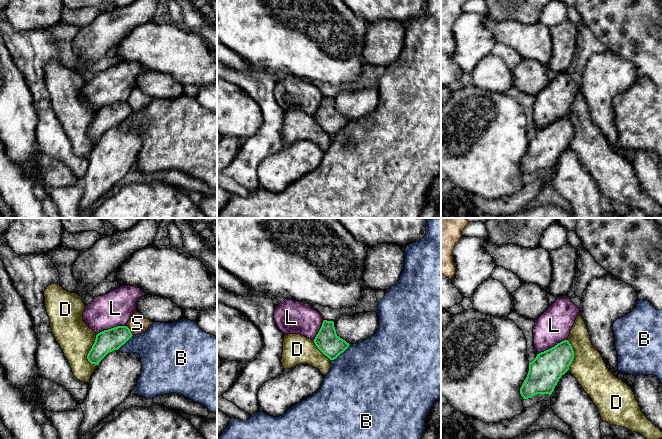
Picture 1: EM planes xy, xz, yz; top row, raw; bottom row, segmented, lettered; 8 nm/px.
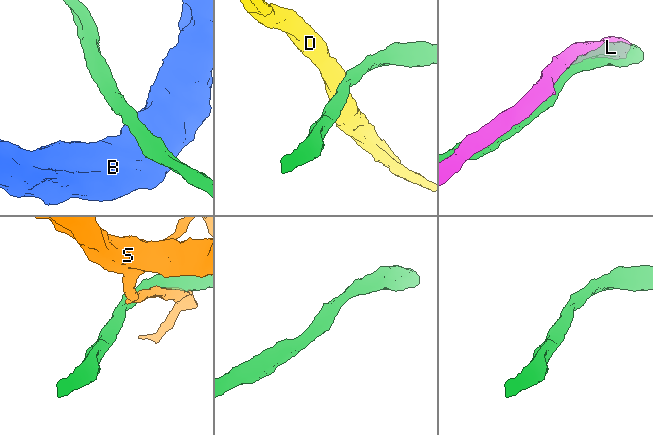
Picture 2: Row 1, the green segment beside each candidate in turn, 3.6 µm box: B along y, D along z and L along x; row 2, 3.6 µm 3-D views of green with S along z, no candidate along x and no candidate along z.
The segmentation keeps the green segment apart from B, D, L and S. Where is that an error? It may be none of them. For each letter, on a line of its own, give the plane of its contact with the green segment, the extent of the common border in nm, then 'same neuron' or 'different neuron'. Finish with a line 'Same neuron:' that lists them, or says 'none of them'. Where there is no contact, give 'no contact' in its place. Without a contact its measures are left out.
B: xz | 200 nm | different neuron
D: xy | 240 nm | different neuron
L: xy | 260 nm | same neuron
S: xy | 100 nm | different neuron
Same neuron: L

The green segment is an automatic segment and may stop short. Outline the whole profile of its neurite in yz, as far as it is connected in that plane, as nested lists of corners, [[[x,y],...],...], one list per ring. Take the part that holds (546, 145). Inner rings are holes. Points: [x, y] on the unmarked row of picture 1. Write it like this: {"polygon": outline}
{"polygon": [[[564,71],[557,74],[557,76],[535,96],[533,112],[537,132],[529,139],[527,153],[520,164],[520,170],[523,175],[531,174],[537,170],[551,171],[561,152],[569,146],[569,142],[574,134],[574,127],[567,115],[576,93],[580,90],[580,84],[570,76],[570,73]]]}

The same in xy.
{"polygon": [[[122,61],[85,81],[83,97],[96,109],[87,131],[91,140],[98,141],[108,129],[118,126],[133,112],[126,101],[136,87],[137,76],[144,71],[140,64]]]}

